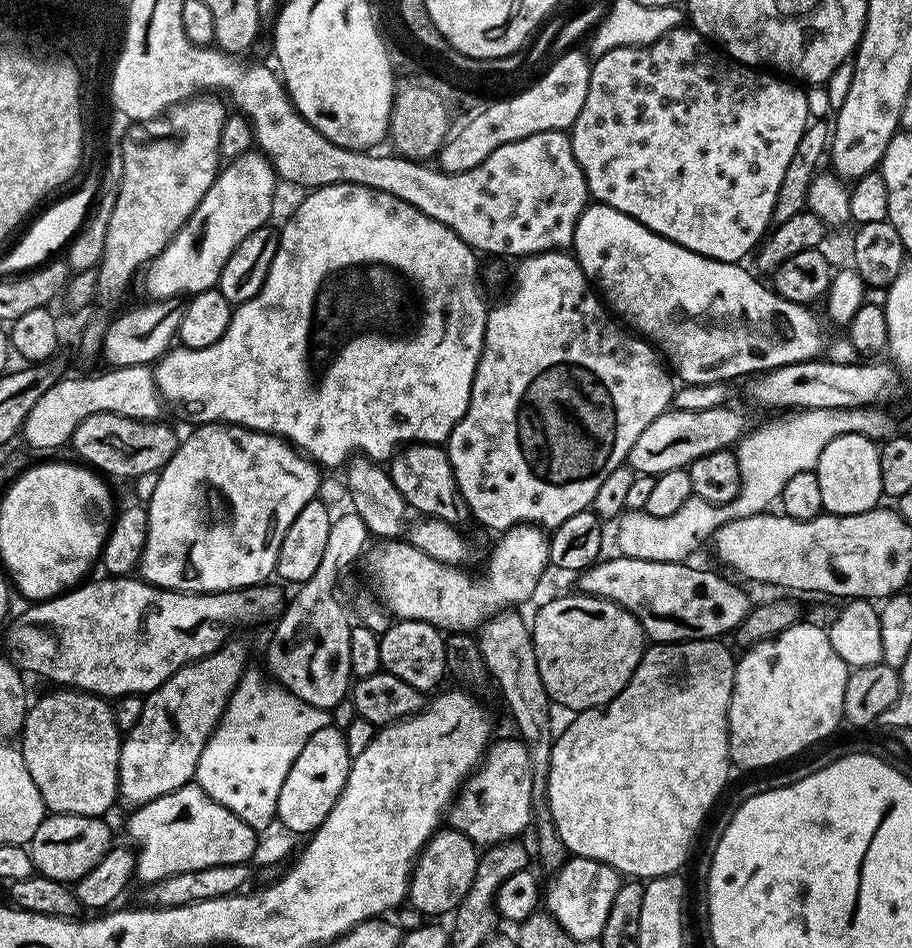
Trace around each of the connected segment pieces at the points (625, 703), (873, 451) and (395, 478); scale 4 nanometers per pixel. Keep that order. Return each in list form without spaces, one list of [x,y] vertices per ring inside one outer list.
[[[713,638],[645,647],[624,689],[603,708],[573,715],[572,725],[553,739],[546,785],[548,820],[572,856],[597,860],[628,878],[670,876],[681,871],[696,831],[728,784],[728,707],[737,657],[732,656],[731,647],[720,643],[724,642]]]
[[[844,433],[830,441],[822,450],[814,471],[818,486],[822,486],[825,513],[834,516],[862,514],[877,507],[884,496],[877,441],[860,433]]]
[[[416,444],[405,452],[408,453],[405,456],[397,455],[390,464],[392,481],[394,486],[398,486],[405,505],[411,511],[413,508],[421,512],[424,518],[442,520],[448,526],[455,525],[453,523],[460,516],[460,508],[462,512],[462,501],[456,491],[454,470],[448,461],[447,451],[435,444]]]

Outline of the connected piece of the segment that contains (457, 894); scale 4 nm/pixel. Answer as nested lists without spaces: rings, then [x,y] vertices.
[[[455,830],[437,831],[436,835],[424,845],[423,851],[416,859],[412,878],[410,881],[410,904],[420,912],[425,912],[428,918],[440,918],[443,912],[455,913],[457,906],[466,898],[466,894],[472,888],[474,874],[476,873],[476,861],[478,859],[477,845],[472,843],[470,838],[466,838],[461,832]]]

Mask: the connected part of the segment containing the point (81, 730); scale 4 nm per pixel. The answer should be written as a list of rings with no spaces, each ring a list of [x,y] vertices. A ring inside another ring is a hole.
[[[60,686],[56,692],[48,692],[40,701],[33,703],[24,716],[24,727],[18,733],[18,747],[22,758],[26,762],[26,770],[30,770],[30,778],[34,778],[34,786],[44,799],[44,807],[49,813],[63,814],[66,816],[98,816],[103,817],[104,811],[118,800],[118,789],[120,787],[120,745],[122,743],[122,729],[116,722],[116,713],[113,705],[103,696],[97,696],[94,692],[77,690],[72,686]]]

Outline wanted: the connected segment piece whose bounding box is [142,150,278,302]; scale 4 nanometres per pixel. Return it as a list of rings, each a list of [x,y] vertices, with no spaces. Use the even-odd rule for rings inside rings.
[[[249,150],[227,161],[217,171],[216,181],[206,190],[194,214],[181,226],[180,233],[143,269],[145,294],[153,296],[151,299],[156,302],[172,302],[175,296],[191,298],[198,292],[216,288],[230,254],[254,230],[269,223],[276,184],[276,169],[259,151]]]

